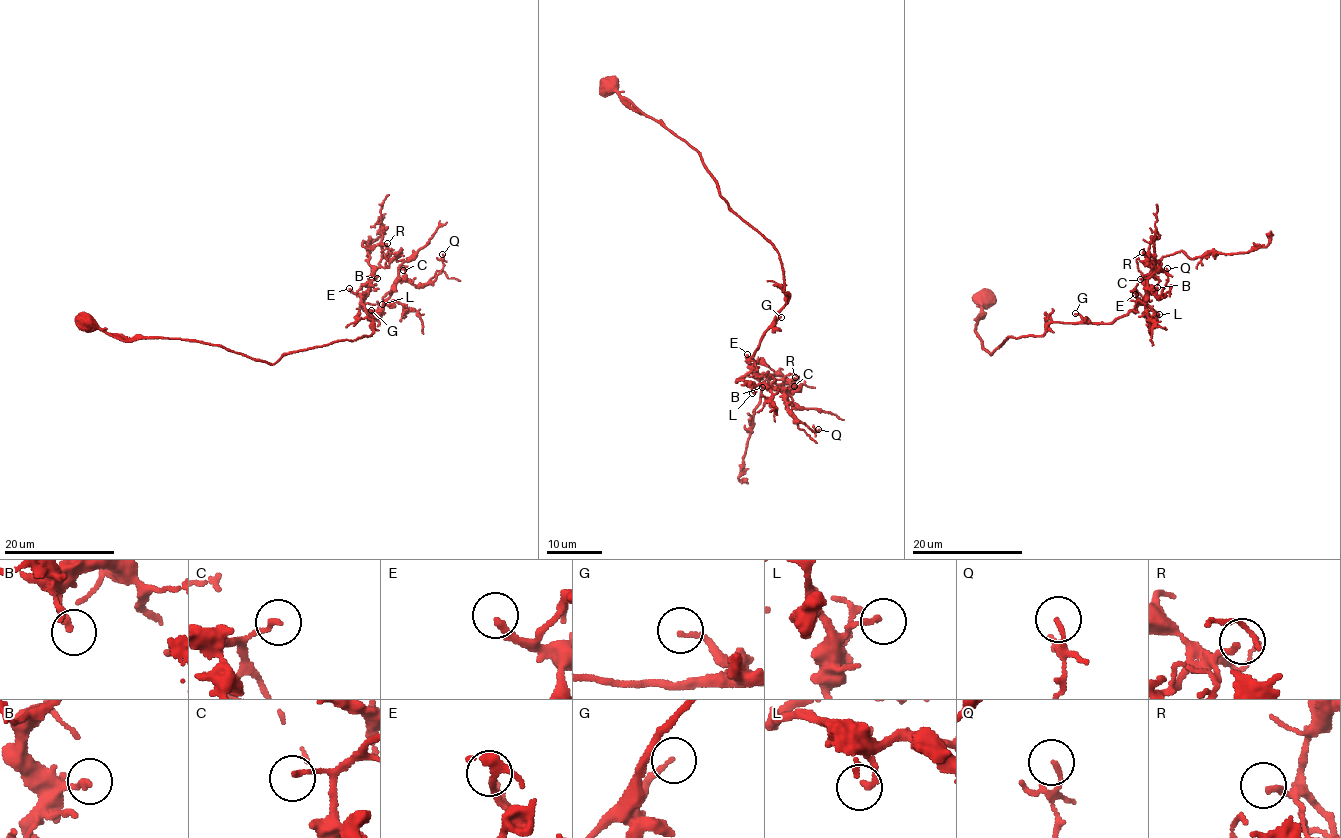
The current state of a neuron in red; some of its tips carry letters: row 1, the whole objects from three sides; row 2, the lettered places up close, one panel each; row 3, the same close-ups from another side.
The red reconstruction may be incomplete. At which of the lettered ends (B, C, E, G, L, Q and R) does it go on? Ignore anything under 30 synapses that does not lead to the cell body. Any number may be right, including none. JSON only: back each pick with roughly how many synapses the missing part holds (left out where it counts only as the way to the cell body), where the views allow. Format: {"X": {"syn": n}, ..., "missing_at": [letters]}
{"E": {"syn": 70}, "missing_at": ["E"]}

